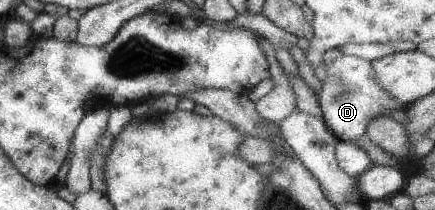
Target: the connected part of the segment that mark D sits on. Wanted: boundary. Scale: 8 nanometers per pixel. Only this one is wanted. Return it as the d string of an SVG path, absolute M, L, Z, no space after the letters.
M343 55L324 67L327 71L321 92L317 94L323 111L325 124L336 134L339 140L355 143L358 137L367 132L369 120L375 116L389 116L389 112L405 109L381 84L375 80L373 63L355 55Z

